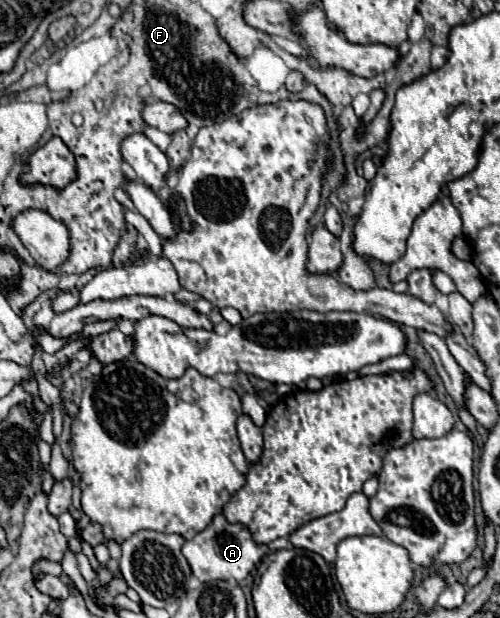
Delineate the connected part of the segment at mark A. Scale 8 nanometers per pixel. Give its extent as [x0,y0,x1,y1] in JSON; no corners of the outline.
[182,513,268,581]

